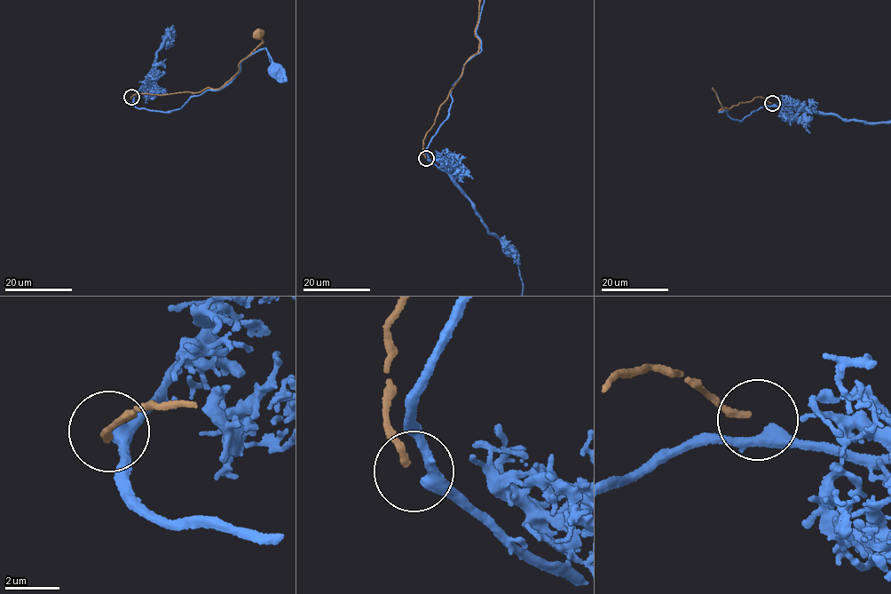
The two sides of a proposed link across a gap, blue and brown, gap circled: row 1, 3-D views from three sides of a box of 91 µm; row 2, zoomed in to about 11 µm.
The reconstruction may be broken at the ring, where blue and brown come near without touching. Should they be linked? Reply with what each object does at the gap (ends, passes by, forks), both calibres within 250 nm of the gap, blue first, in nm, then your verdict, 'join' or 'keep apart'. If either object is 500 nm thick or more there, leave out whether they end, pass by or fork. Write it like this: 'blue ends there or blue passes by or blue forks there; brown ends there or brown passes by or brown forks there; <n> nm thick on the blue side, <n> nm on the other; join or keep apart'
blue passes by; brown ends there; 420 nm thick on the blue side, 280 nm on the other; keep apart

